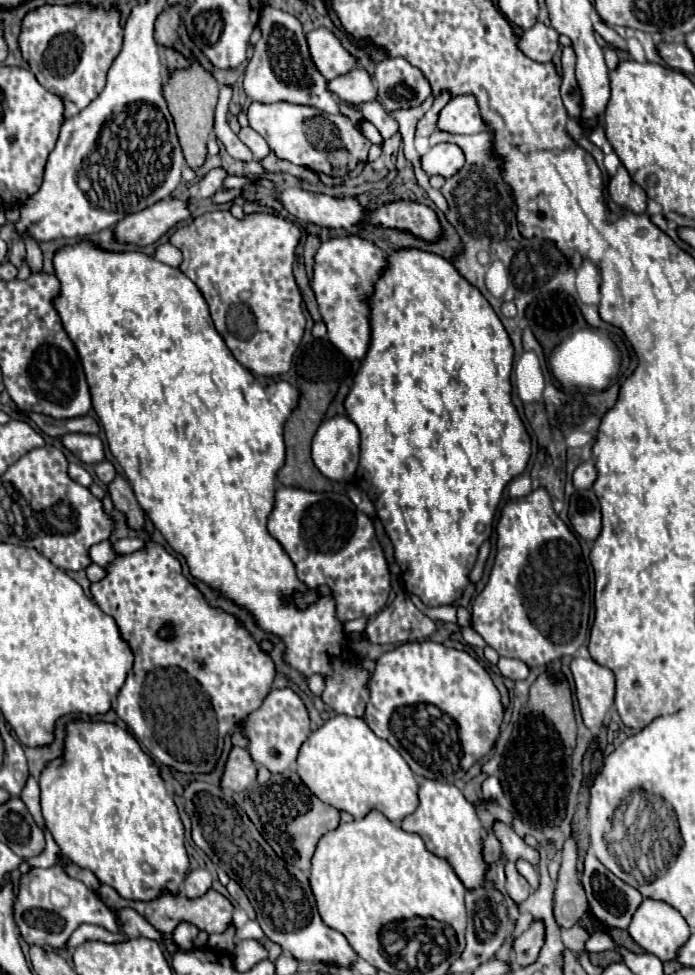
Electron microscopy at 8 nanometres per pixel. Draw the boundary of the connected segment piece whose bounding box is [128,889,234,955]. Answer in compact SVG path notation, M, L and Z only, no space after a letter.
M210 889L200 899L188 899L188 897L180 895L180 893L172 895L170 891L162 891L160 899L152 899L152 901L130 901L128 905L132 909L136 909L142 917L146 917L146 921L150 921L160 931L160 935L162 935L162 941L160 943L166 949L166 953L170 953L170 955L174 955L178 951L176 943L172 943L172 931L180 923L188 921L188 923L194 923L200 931L206 931L206 933L222 933L222 931L226 931L228 923L232 921L232 909L234 909L232 903L226 897L222 897L220 893L216 893L214 889Z

